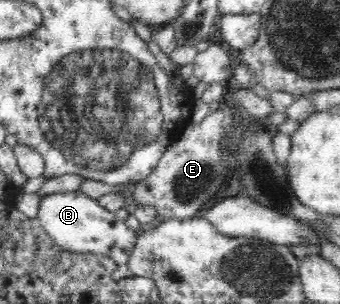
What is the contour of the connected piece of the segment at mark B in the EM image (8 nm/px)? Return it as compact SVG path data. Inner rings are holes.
M81 191L43 195L36 217L45 232L59 247L73 252L102 254L113 259L119 268L112 275L117 282L133 276L128 268L128 258L139 231L132 230L117 219L114 212L109 212L99 205L97 199L89 198Z

